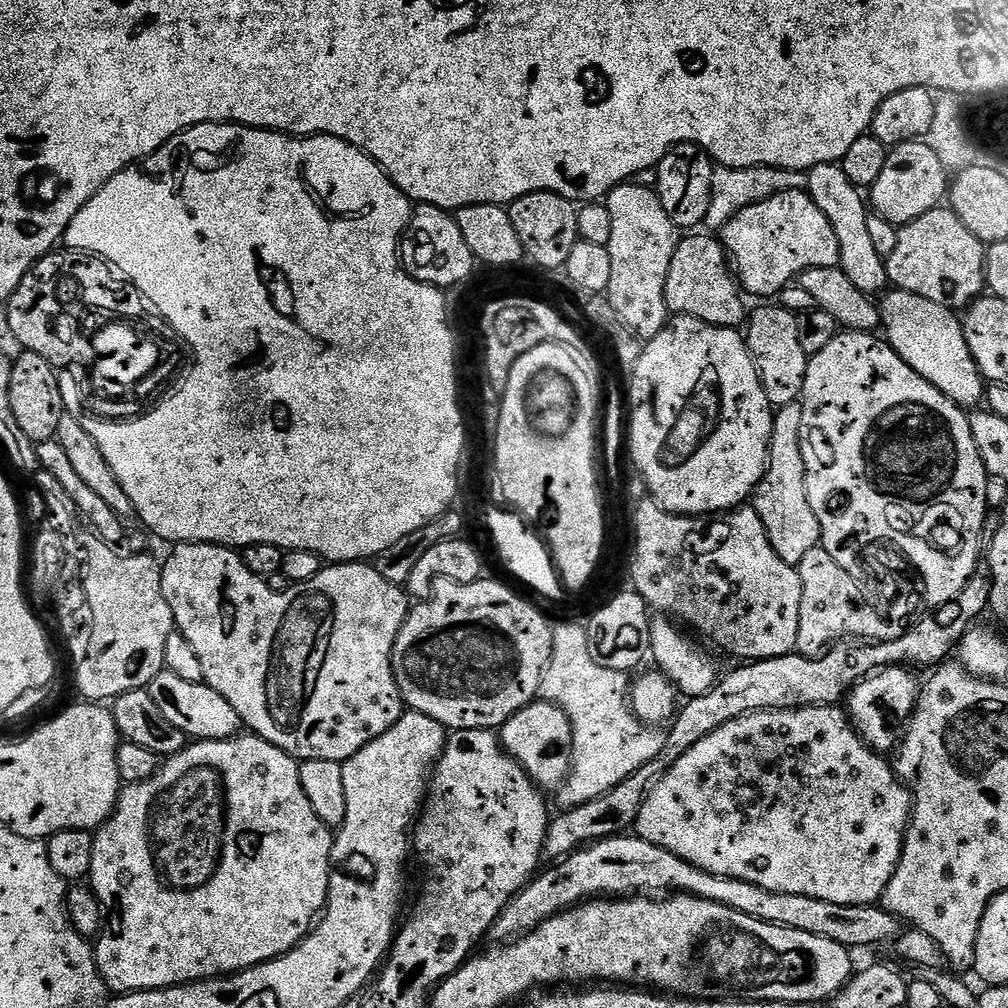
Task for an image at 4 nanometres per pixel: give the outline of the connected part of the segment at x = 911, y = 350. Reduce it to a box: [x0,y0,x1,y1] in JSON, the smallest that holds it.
[878,290,986,410]

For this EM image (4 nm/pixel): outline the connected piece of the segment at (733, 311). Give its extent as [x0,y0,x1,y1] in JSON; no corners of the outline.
[666,234,746,328]

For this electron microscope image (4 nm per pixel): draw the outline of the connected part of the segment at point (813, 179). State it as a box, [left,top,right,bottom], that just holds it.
[806,163,890,294]

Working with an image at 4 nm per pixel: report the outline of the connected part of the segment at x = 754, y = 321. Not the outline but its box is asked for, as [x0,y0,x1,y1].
[746,306,810,409]

